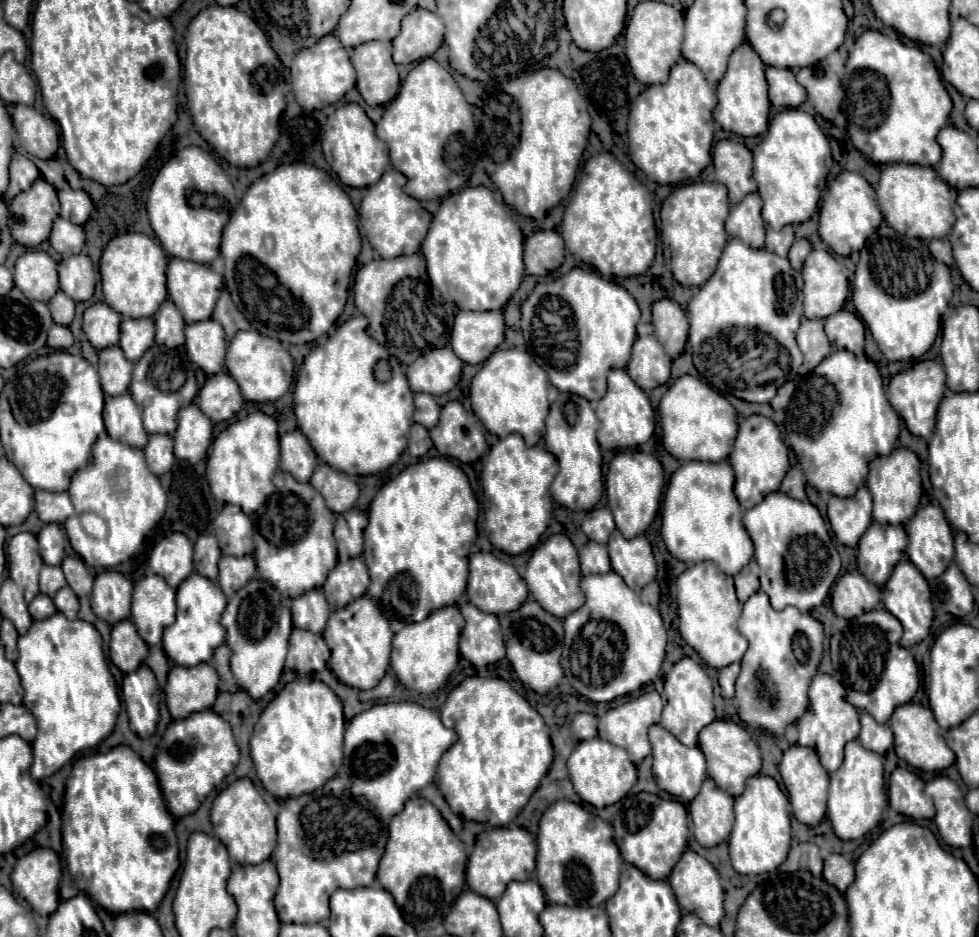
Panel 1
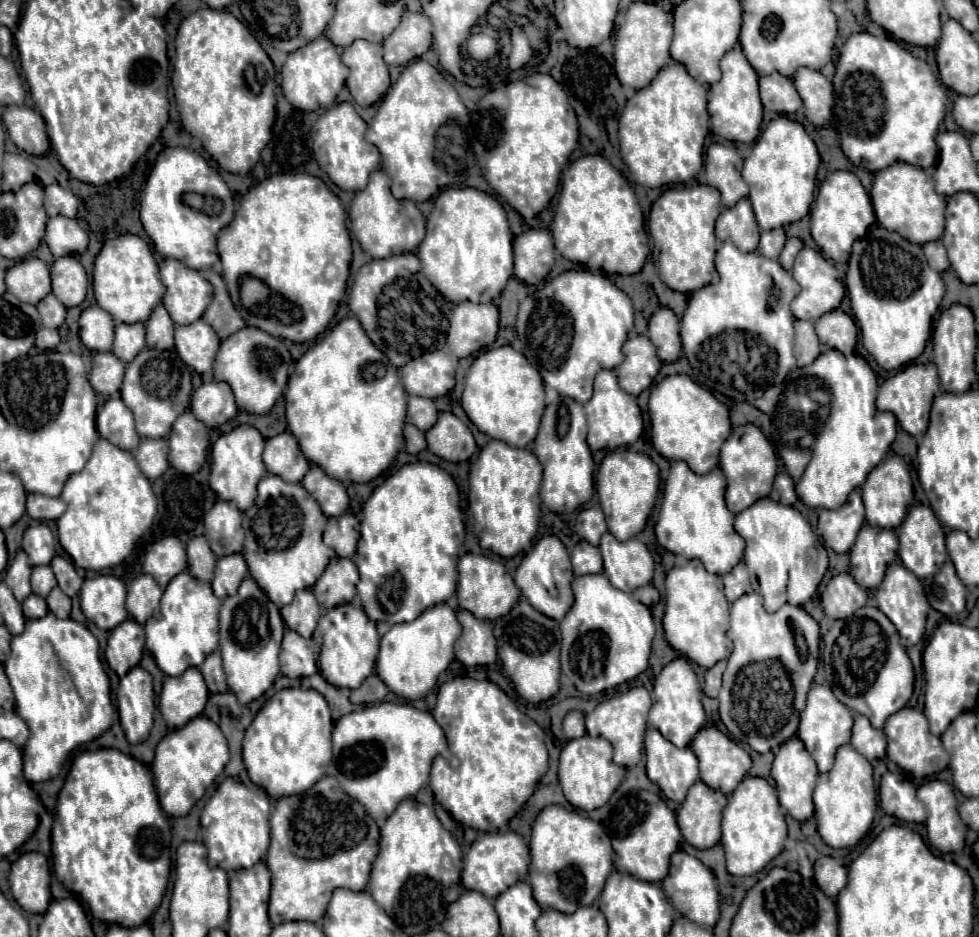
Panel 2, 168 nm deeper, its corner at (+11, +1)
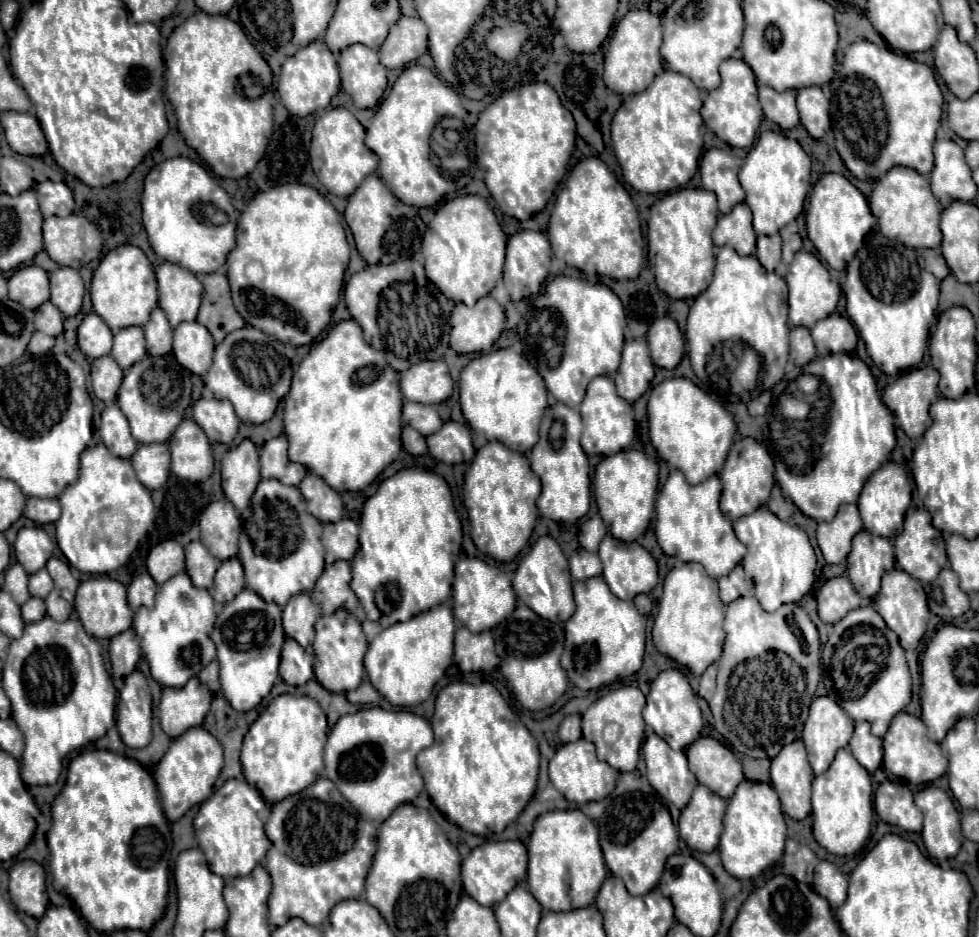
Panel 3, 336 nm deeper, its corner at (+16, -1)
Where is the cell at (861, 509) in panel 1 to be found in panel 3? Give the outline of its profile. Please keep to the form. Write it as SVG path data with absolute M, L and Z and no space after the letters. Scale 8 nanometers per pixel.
M854 503L842 505L834 521L818 523L818 547L826 563L842 563L848 557L852 549L852 537L858 531L862 531L862 521Z

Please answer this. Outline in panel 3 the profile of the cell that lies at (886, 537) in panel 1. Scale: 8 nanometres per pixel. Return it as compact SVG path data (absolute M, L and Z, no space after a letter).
M860 531L854 537L852 551L848 555L848 577L854 589L862 597L876 597L876 593L880 591L882 575L892 569L894 553L890 539Z

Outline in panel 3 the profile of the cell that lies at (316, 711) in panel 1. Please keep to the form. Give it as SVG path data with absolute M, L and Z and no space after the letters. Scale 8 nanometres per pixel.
M278 695L266 711L250 725L242 747L242 769L246 781L270 803L304 791L324 771L324 745L328 735L326 715L310 697Z

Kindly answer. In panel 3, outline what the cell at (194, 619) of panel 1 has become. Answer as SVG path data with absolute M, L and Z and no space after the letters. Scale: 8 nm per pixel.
M186 573L166 581L156 593L154 607L140 607L134 617L134 629L140 637L140 647L150 663L154 681L162 687L180 687L186 685L188 679L196 677L200 669L216 657L216 647L210 639L214 621L214 601L206 589L196 589L192 581L188 581Z

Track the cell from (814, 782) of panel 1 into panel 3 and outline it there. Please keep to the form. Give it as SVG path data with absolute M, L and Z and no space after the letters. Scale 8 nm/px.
M800 739L786 745L778 757L772 759L770 777L782 801L782 811L792 819L806 819L810 815L810 783L814 773Z

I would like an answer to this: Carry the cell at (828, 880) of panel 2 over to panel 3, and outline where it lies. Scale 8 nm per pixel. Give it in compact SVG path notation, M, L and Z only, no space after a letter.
M820 861L814 869L814 891L822 895L832 909L838 909L846 901L848 875L842 873L830 861Z

